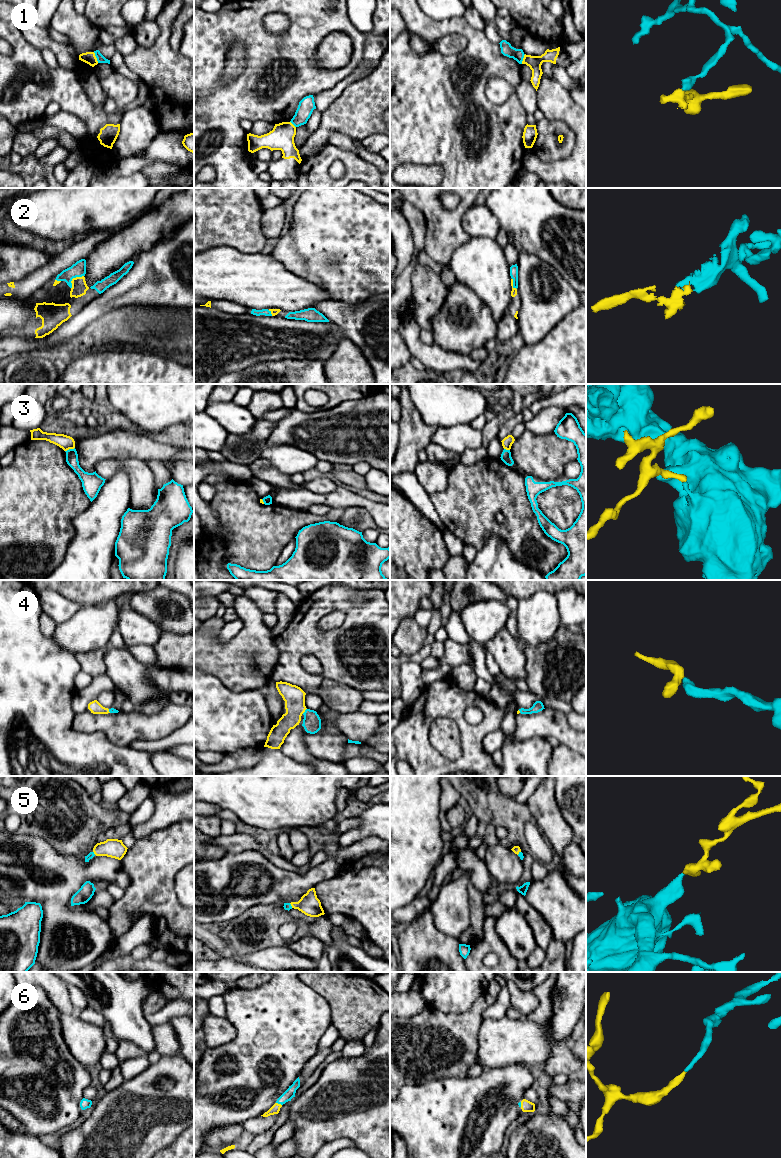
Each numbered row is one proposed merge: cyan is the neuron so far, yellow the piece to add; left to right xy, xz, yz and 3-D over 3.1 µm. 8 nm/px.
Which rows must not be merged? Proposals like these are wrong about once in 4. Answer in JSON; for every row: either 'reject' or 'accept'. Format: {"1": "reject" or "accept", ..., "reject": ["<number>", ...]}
{"1": "reject", "2": "accept", "3": "reject", "4": "accept", "5": "accept", "6": "accept", "reject": ["1", "3"]}

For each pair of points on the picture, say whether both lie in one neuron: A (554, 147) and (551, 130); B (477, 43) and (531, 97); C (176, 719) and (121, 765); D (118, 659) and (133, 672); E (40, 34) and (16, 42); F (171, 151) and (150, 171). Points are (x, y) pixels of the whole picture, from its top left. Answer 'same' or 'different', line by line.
A: same
B: different
C: different
D: same
E: different
F: different

